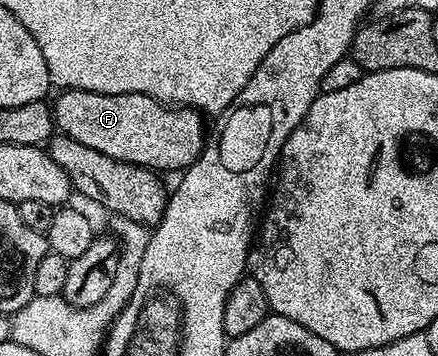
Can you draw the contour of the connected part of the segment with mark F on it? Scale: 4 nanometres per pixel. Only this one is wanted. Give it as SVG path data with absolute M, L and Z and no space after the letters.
M60 90L57 93L56 102L51 103L52 116L56 120L56 130L66 135L70 140L78 140L78 144L86 144L86 148L95 148L98 152L102 152L102 156L110 156L110 160L122 160L130 164L138 164L145 166L148 170L157 172L165 172L164 170L176 170L175 172L183 172L188 169L190 164L194 164L194 160L198 160L198 156L204 151L206 145L206 133L204 134L204 122L201 111L190 106L173 106L169 108L165 103L154 100L145 94L99 94L93 90Z

